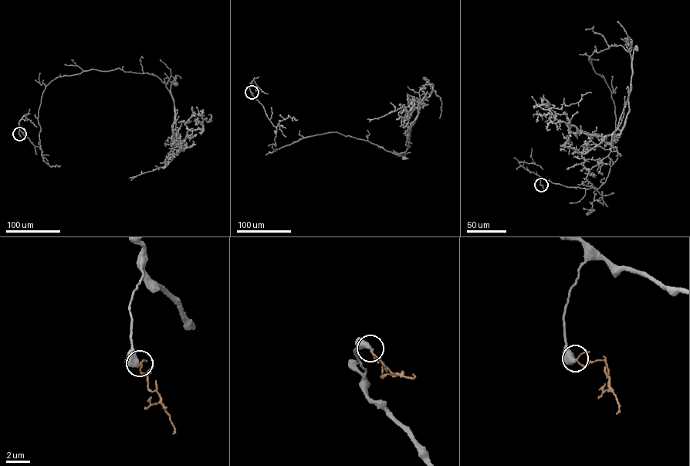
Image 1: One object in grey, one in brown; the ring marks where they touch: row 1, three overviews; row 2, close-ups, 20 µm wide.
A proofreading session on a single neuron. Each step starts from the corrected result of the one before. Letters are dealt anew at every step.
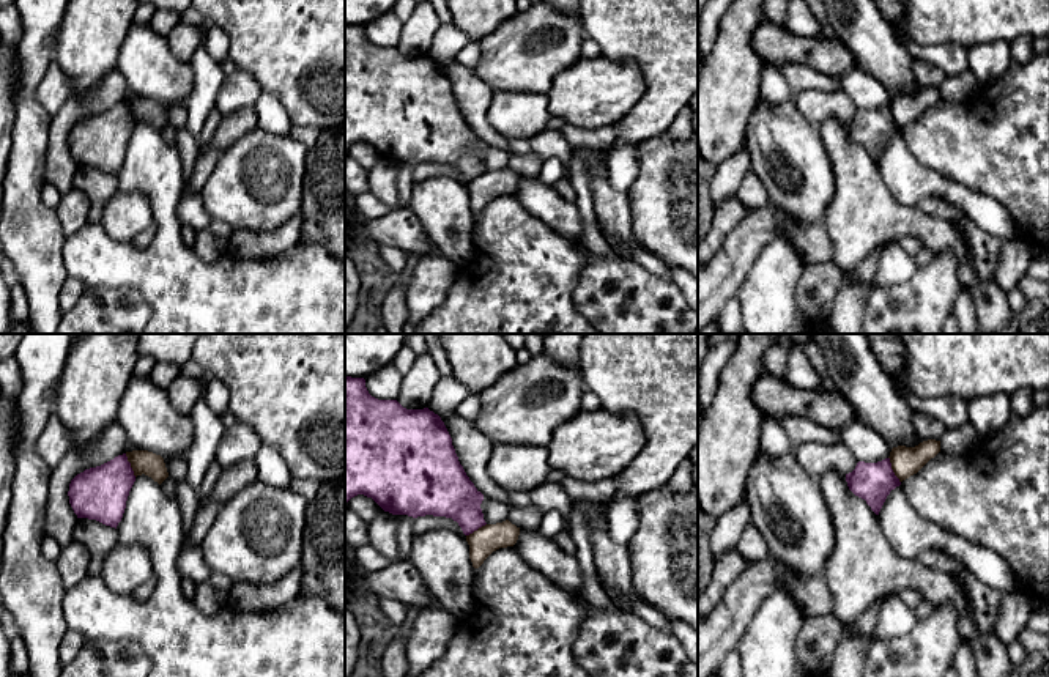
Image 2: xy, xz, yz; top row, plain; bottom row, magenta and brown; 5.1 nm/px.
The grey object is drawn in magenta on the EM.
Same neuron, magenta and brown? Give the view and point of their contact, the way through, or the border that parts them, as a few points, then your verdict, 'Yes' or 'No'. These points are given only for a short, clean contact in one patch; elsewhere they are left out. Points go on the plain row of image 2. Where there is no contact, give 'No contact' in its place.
Touches magenta at yz (892, 117). Boundary: yz (889, 104), (890, 115), (900, 129). No

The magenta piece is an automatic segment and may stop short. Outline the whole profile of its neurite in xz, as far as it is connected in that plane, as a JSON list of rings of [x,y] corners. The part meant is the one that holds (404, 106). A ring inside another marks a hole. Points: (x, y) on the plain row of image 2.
[[[345,24],[345,150],[358,142],[372,145],[392,162],[452,165],[465,183],[487,172],[480,156],[484,142],[460,112],[441,65],[428,55],[406,57],[397,47],[378,47],[369,41],[364,25]]]

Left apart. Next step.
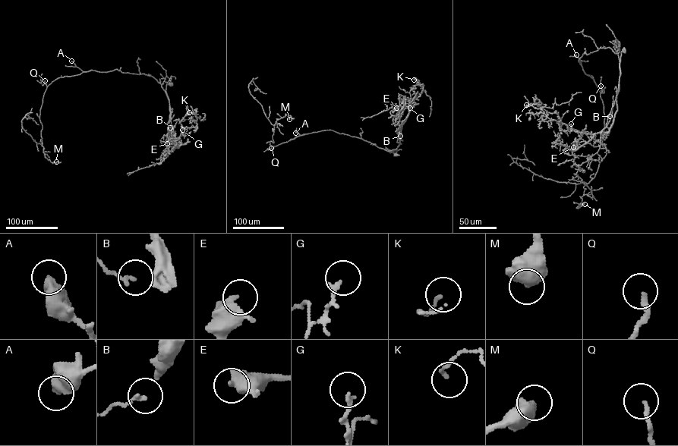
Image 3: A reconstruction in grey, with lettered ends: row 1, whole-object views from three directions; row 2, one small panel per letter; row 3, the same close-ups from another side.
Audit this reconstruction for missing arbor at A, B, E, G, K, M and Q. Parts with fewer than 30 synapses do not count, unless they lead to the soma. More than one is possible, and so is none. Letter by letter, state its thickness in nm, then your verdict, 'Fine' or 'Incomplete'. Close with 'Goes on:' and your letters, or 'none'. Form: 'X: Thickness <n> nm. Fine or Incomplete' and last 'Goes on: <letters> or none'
A: Thickness 550 nm. Fine
B: Thickness 140 nm. Fine
E: Thickness 550 nm. Incomplete
G: Thickness 190 nm. Fine
K: Thickness 140 nm. Fine
M: Thickness 650 nm. Fine
Q: Thickness 180 nm. Incomplete
Goes on: E, Q

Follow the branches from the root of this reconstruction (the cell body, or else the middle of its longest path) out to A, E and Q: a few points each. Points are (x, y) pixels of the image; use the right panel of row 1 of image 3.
A: (624, 50), (619, 69), (618, 54), (609, 48), (588, 54), (584, 51), (578, 61), (581, 66), (576, 54)
E: (624, 50), (621, 52), (617, 94), (606, 127), (573, 151), (574, 144), (578, 141), (573, 147)
Q: (624, 50), (619, 69), (618, 54), (609, 48), (584, 51), (579, 59), (600, 93), (600, 86)

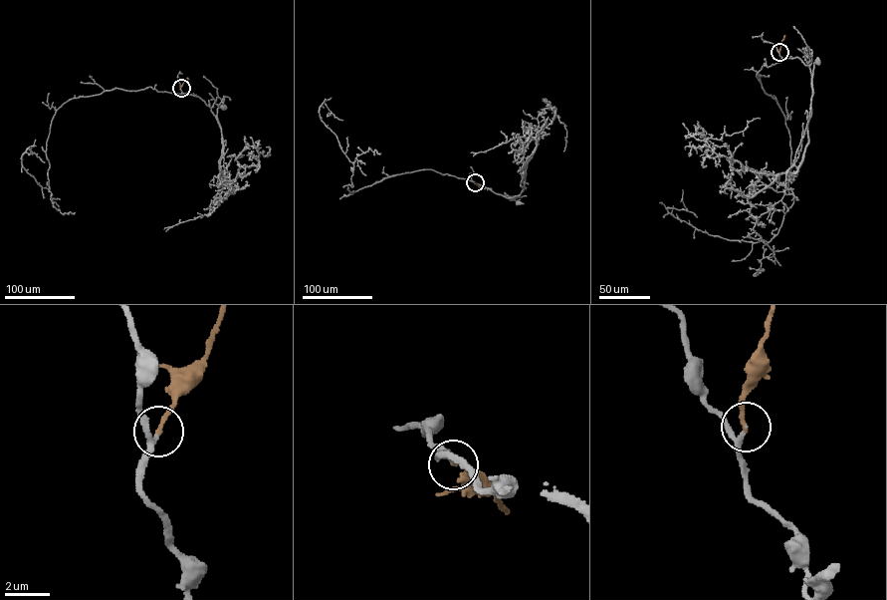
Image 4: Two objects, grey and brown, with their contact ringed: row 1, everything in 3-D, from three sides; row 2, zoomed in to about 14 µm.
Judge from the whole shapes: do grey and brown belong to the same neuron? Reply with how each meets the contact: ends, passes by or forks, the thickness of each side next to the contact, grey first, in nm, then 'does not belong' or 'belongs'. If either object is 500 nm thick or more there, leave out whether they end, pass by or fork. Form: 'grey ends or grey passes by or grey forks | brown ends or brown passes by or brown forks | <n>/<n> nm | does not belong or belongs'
grey passes by | brown ends | 150/200 nm | belongs

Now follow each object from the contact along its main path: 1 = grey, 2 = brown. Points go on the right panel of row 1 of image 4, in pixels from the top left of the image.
1: (779, 52), (782, 60), (797, 57), (809, 67), (811, 87), (814, 64), (818, 61)
2: (779, 52), (784, 38)

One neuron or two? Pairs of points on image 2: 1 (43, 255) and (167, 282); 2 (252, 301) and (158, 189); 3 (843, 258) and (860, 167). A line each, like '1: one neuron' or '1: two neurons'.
1: two neurons
2: one neuron
3: one neuron

